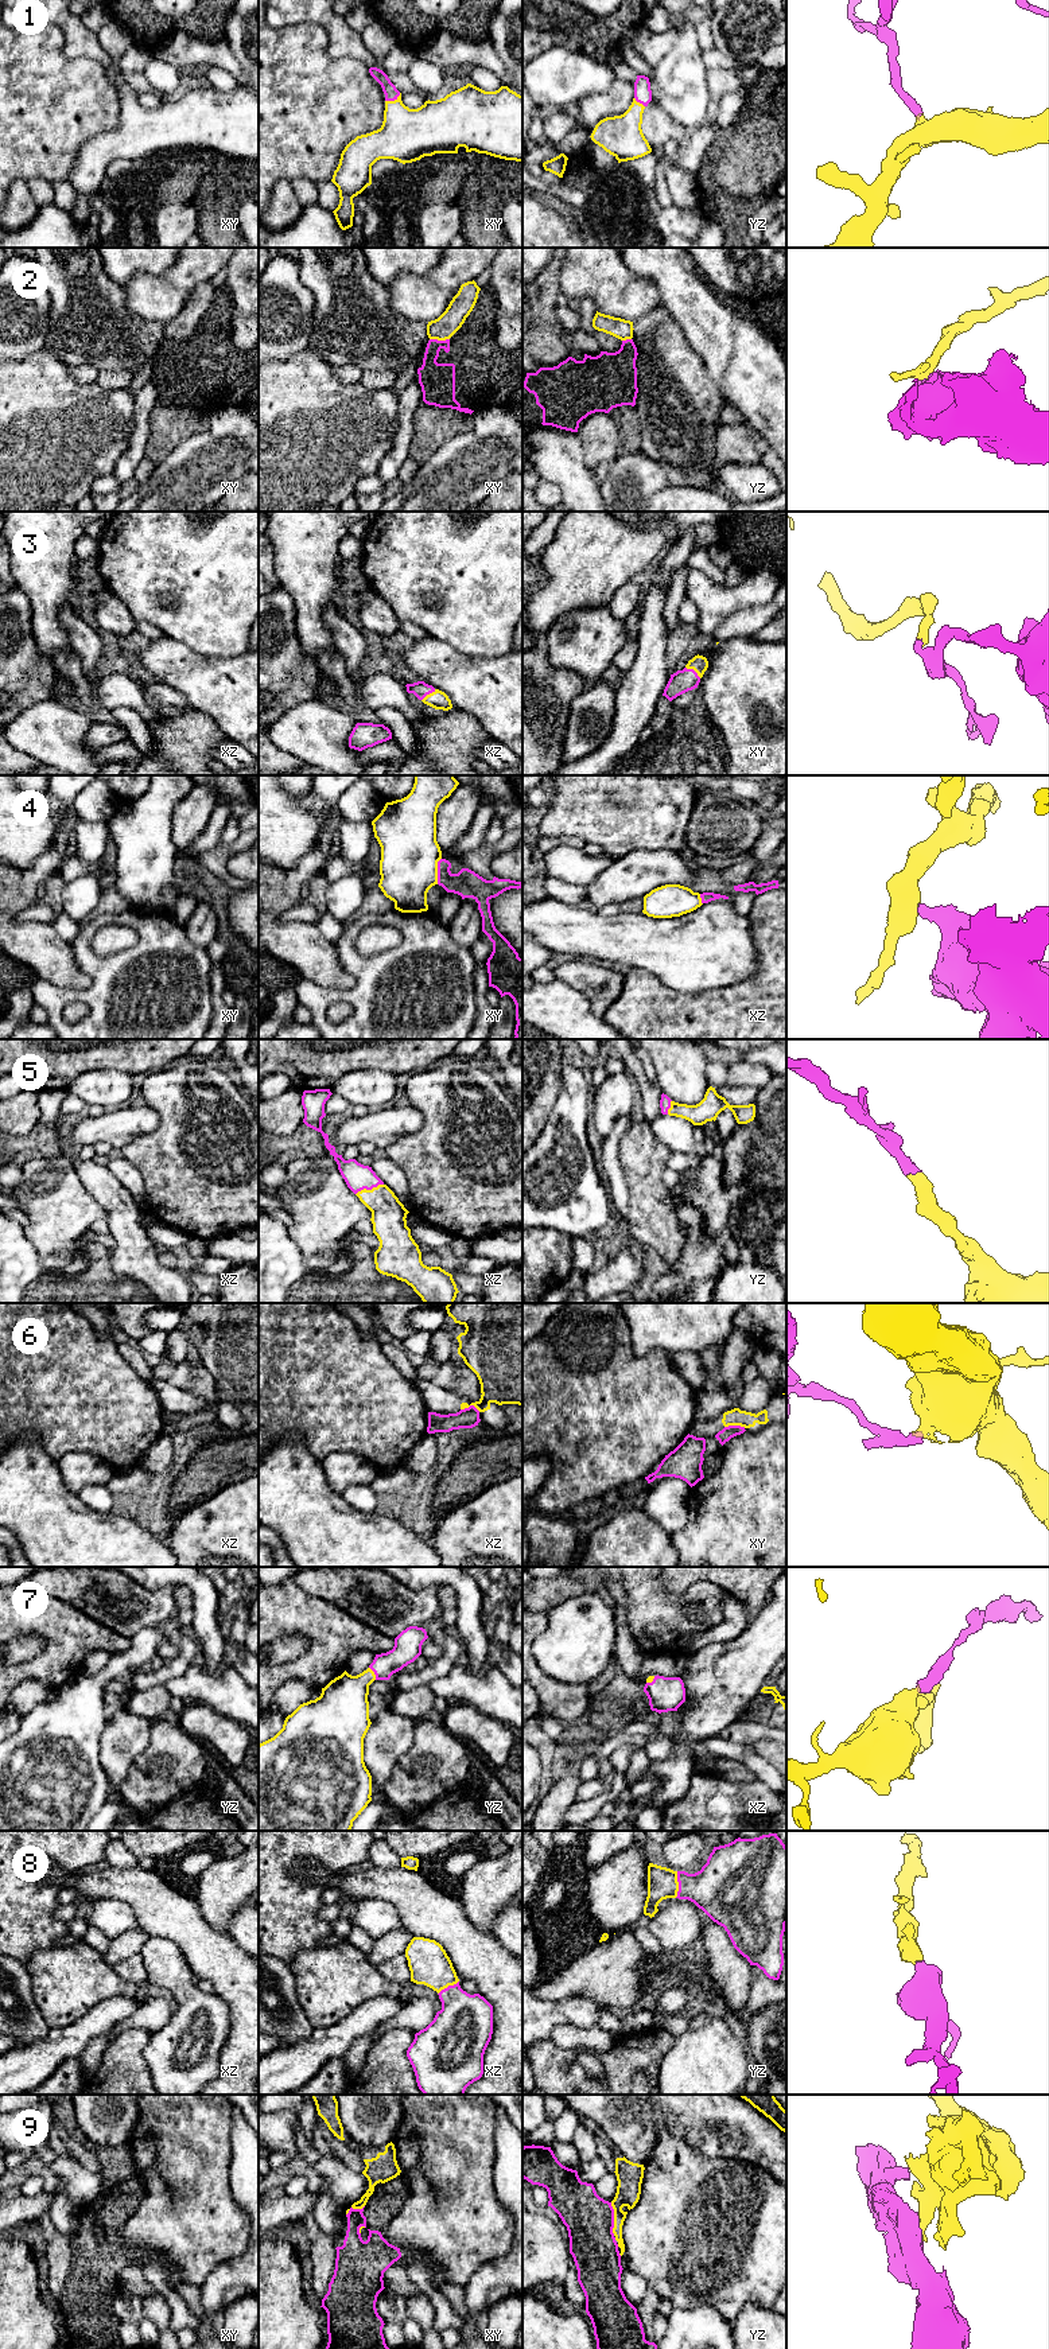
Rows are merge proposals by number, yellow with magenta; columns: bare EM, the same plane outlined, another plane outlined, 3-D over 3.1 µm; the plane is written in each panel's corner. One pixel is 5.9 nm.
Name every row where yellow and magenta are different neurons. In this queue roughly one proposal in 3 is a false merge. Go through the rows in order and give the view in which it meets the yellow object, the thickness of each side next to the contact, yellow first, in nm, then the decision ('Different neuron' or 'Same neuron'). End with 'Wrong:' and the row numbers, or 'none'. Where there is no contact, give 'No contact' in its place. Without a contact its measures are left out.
1: Touches yellow in xy. Thickness 320 nm (yellow) against 80 nm. Same neuron
2: Touches yellow in xy. Thickness 140 nm (yellow) against 200 nm. Different neuron
3: Touches yellow in xy. Thickness 100 nm (yellow) against 140 nm. Same neuron
4: Touches yellow in xy. Thickness 360 nm (yellow) against 160 nm. Different neuron
5: Touches yellow in xz. Thickness 200 nm (yellow) against 160 nm. Same neuron
6: Touches yellow in xy. Thickness 100 nm (yellow) against 80 nm. Different neuron
7: Touches yellow in yz. Thickness 280 nm (yellow) against 160 nm. Same neuron
8: Touches yellow in yz. Thickness 180 nm (yellow) against 320 nm. Same neuron
9: Touches yellow in yz. Thickness 140 nm (yellow) against 280 nm. Same neuron
Wrong: 2, 4, 6

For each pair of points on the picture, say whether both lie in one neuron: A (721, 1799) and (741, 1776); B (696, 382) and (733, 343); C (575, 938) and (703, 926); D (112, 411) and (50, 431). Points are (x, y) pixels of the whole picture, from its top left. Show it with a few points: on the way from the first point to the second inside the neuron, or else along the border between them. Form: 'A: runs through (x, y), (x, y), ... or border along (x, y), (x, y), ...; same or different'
A: border along (706, 1770), (734, 1781), (756, 1780); different
B: border along (690, 345), (699, 356), (707, 376), (723, 399); different
C: runs through (607, 938), (671, 938); same
D: runs through (97, 423), (81, 431), (65, 431); same

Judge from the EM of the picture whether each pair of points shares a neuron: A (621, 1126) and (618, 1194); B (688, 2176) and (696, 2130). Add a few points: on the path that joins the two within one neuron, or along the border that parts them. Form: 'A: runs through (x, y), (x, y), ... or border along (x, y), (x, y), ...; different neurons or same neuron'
A: runs through (612, 1143), (612, 1166), (616, 1177); same neuron
B: border along (667, 2128), (702, 2154), (722, 2158); different neurons

